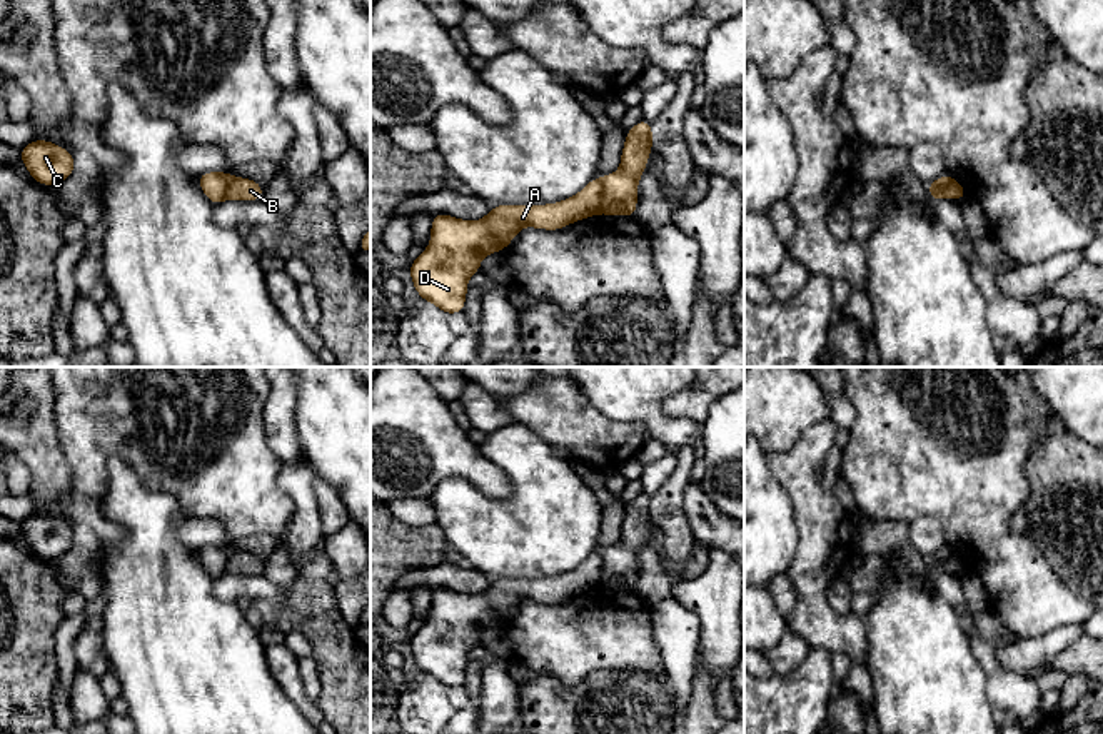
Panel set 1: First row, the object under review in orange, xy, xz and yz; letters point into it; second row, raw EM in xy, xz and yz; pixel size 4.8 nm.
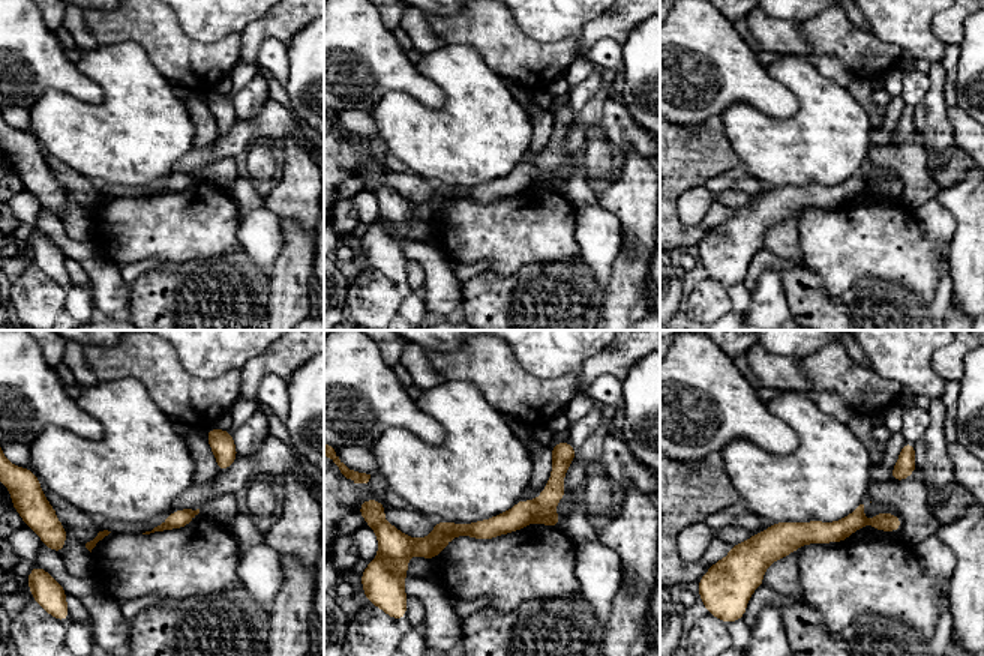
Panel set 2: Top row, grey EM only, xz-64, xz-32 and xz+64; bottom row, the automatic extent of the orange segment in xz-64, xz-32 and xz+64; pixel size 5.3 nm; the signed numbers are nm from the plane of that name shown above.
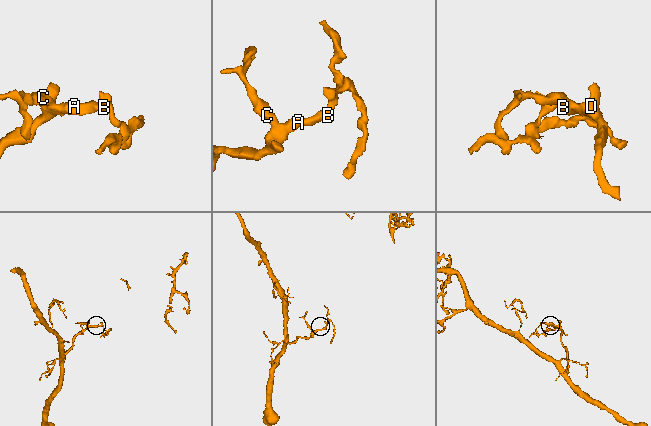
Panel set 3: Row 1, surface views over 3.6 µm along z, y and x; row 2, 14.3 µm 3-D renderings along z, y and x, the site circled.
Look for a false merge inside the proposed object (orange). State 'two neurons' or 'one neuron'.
two neurons

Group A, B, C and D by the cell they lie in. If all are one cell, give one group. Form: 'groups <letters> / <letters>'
groups A C D / B

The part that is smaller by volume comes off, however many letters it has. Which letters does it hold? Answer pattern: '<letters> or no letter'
B

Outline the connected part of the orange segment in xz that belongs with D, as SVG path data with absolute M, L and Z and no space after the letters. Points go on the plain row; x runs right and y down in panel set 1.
M592 552L577 569L546 579L494 579L477 596L432 589L431 619L409 646L421 672L447 689L466 679L467 652L481 646L484 629L502 626L522 601L559 604L602 584L602 557Z

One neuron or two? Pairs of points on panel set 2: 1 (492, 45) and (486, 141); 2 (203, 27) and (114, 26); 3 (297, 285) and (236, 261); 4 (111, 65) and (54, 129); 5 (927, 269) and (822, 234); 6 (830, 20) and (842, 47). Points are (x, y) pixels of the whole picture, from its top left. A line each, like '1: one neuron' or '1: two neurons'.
1: two neurons
2: two neurons
3: two neurons
4: one neuron
5: one neuron
6: one neuron

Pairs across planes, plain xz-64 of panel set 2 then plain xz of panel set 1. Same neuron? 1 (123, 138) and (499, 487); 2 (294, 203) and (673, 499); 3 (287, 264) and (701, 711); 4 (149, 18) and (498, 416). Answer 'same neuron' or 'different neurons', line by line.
1: different neurons
2: different neurons
3: same neuron
4: different neurons

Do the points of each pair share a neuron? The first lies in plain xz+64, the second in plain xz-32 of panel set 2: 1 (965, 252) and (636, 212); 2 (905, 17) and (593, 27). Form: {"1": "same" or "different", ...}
{"1": "same", "2": "different"}

